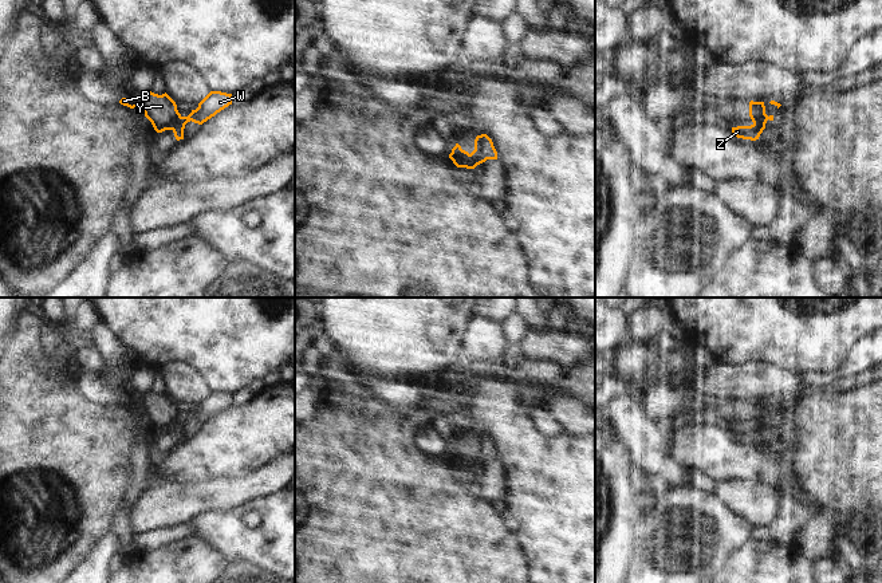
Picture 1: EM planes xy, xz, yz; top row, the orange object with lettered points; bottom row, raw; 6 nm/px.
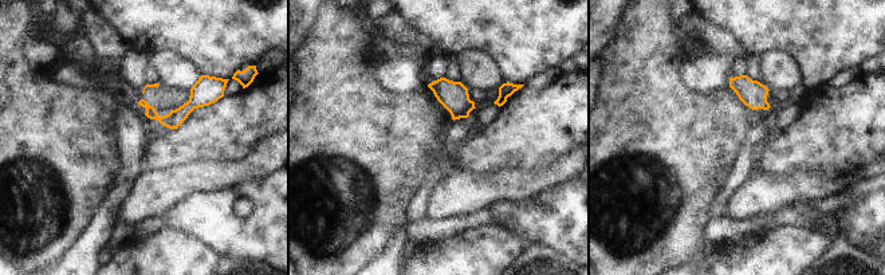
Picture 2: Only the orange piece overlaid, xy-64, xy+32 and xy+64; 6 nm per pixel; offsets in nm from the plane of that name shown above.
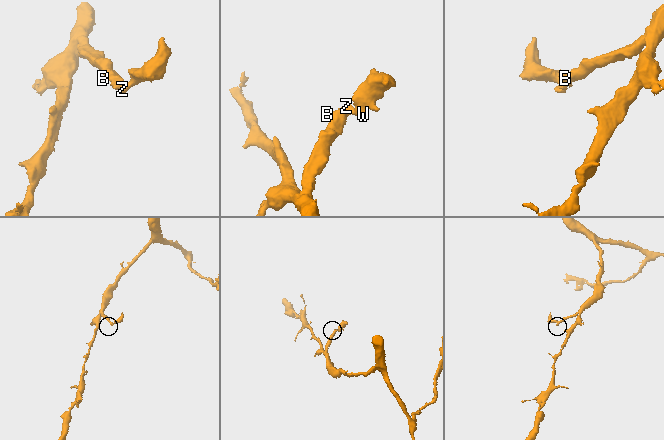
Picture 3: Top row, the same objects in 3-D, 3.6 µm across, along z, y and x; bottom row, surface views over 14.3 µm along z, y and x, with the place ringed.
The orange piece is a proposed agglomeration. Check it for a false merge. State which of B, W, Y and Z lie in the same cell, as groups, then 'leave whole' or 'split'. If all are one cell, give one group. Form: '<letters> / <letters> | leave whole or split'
B Y / W Z | split

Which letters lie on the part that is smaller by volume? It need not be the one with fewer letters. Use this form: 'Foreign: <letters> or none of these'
Foreign: W, Z

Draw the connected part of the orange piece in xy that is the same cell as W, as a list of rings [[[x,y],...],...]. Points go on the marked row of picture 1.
[[[210,91],[200,103],[196,110],[188,117],[182,117],[176,127],[173,129],[174,137],[177,141],[184,139],[184,129],[188,122],[194,122],[202,125],[217,113],[232,105],[232,94],[221,91]]]

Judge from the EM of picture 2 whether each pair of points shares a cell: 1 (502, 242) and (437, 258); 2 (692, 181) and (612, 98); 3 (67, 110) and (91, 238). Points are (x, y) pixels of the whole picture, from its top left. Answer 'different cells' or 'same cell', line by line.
1: same cell
2: same cell
3: different cells

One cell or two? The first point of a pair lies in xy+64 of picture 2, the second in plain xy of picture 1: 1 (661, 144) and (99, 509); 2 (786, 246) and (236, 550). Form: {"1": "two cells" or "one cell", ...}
{"1": "one cell", "2": "two cells"}

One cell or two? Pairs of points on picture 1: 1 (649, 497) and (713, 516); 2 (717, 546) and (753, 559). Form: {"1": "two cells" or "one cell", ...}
{"1": "two cells", "2": "two cells"}

